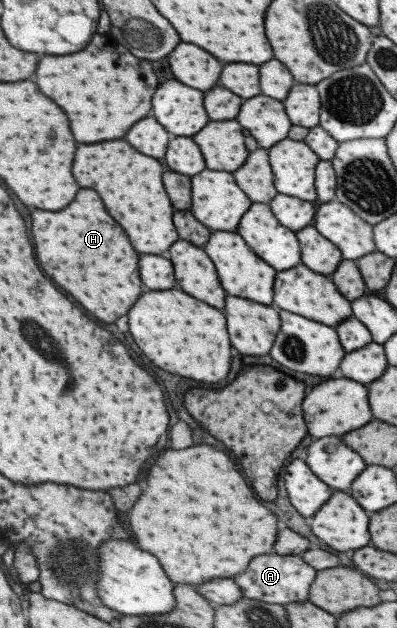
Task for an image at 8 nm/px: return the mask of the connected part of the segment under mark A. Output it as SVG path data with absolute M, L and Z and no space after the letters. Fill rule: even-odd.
M263 554L263 556L255 556L247 564L245 572L235 576L233 582L240 588L241 594L245 598L284 605L297 601L307 601L307 588L311 586L311 578L313 578L313 568L307 566L306 562L301 562L299 556Z

